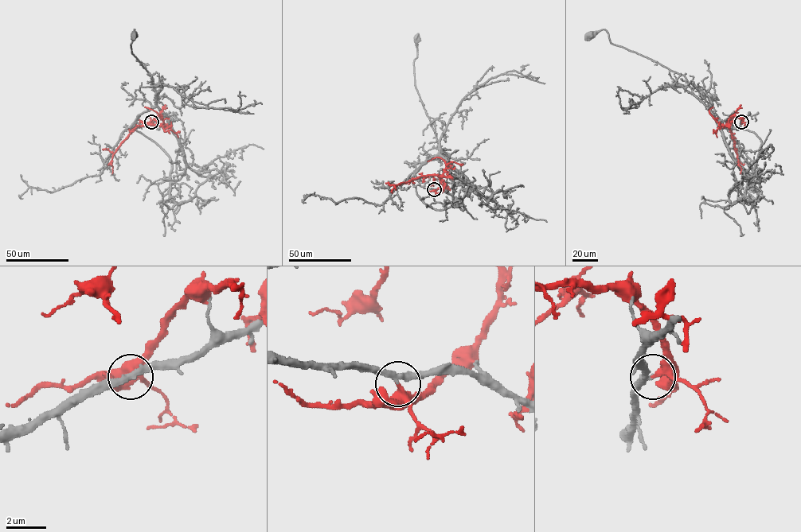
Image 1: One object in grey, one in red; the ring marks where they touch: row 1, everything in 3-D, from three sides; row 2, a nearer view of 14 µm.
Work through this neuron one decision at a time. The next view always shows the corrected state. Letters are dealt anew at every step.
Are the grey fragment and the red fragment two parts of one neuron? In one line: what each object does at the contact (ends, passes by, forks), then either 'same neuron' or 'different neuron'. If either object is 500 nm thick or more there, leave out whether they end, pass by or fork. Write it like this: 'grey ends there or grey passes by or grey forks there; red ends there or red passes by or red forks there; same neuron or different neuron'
grey passes by; red ends there; different neuron

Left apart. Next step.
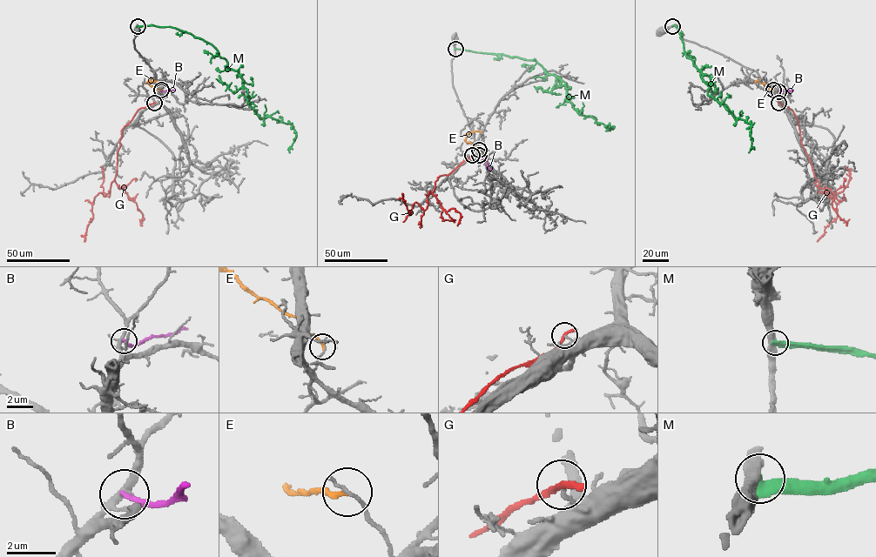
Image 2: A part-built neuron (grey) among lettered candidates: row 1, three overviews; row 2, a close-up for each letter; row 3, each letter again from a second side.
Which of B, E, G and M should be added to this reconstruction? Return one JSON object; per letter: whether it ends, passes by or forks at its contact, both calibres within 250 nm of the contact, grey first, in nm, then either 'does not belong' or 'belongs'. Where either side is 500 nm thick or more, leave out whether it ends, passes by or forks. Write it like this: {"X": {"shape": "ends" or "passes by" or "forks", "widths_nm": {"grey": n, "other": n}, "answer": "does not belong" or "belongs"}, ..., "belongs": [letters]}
{"B": {"shape": "ends", "widths_nm": {"grey": 240, "other": 220}, "answer": "does not belong"}, "E": {"shape": "ends", "widths_nm": {"grey": 170, "other": 190}, "answer": "does not belong"}, "G": {"shape": "ends", "widths_nm": {"grey": 140, "other": 320}, "answer": "does not belong"}, "M": {"shape": "ends", "widths_nm": {"grey": 480, "other": 480}, "answer": "does not belong"}, "belongs": []}

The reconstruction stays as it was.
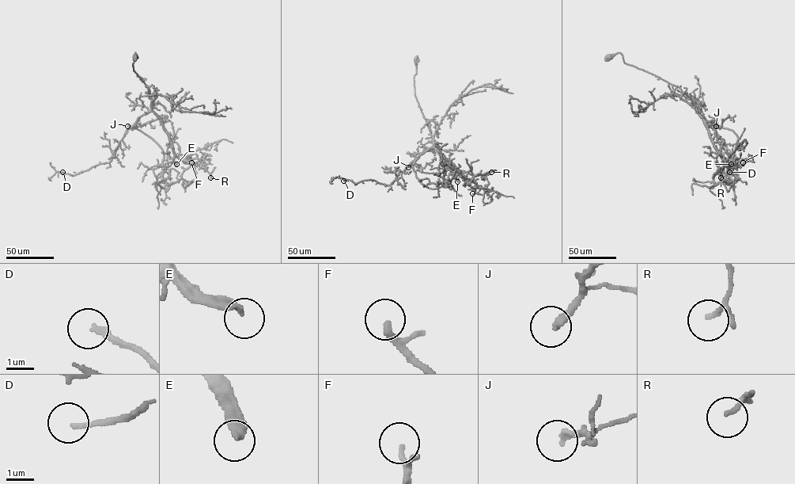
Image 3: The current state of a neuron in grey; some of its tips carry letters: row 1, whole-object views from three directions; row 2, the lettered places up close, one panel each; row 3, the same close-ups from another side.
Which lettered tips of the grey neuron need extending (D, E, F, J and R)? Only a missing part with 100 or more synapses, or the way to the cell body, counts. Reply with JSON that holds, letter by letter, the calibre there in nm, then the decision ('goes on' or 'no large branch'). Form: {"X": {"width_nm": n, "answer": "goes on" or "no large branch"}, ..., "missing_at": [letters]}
{"D": {"width_nm": 180, "answer": "no large branch"}, "E": {"width_nm": 320, "answer": "goes on"}, "F": {"width_nm": 140, "answer": "no large branch"}, "J": {"width_nm": 240, "answer": "no large branch"}, "R": {"width_nm": 120, "answer": "no large branch"}, "missing_at": ["E"]}

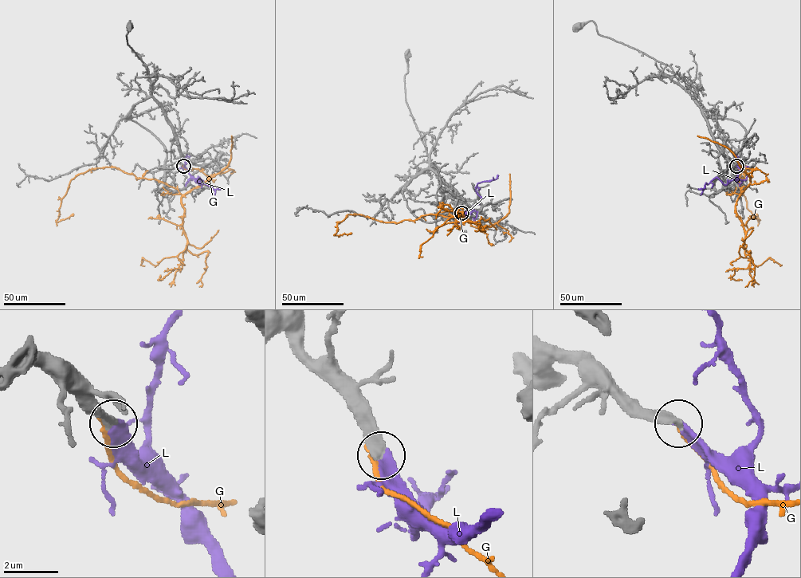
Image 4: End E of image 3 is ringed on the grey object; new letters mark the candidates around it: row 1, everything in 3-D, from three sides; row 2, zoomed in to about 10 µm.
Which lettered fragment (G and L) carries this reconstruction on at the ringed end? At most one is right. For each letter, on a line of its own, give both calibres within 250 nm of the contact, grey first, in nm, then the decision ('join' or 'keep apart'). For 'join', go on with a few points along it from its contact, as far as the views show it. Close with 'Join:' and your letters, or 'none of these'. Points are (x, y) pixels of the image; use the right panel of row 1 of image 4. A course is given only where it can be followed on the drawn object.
G: calibres 400 and 160 nm; keep apart
L: calibres 380 and 320 nm; join; course (736, 165), (740, 169), (738, 176), (727, 184), (715, 178), (705, 182), (703, 190), (698, 189)
Join: L

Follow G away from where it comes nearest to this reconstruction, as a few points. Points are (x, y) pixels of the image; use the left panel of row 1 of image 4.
G: (182, 165), (198, 168), (207, 178), (183, 194), (114, 167), (77, 174), (56, 222), (73, 214)

